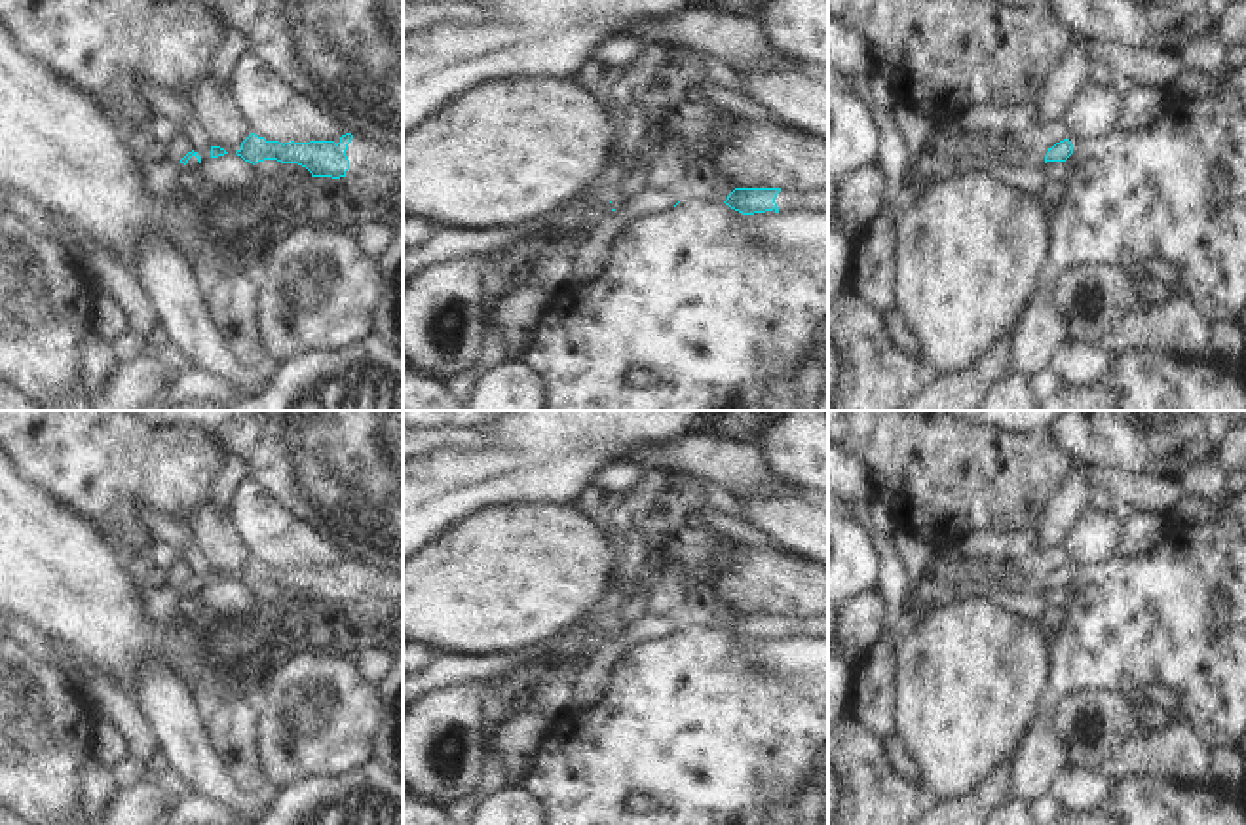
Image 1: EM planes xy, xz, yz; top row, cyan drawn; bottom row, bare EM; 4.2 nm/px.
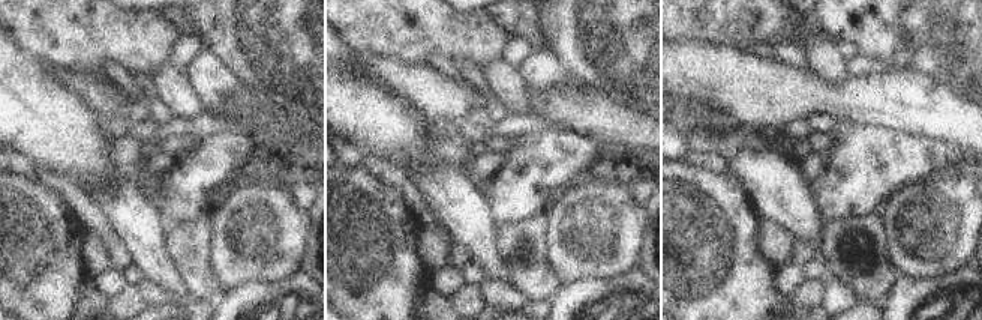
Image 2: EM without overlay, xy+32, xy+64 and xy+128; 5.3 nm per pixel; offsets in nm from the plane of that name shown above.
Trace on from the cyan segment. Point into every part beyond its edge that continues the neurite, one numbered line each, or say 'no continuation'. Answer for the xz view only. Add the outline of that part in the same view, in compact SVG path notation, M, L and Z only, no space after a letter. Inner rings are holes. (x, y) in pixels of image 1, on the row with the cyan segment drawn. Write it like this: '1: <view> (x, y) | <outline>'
1: xz (817, 198) | M783 188L775 203L779 211L828 211L828 188L811 188L807 192Z

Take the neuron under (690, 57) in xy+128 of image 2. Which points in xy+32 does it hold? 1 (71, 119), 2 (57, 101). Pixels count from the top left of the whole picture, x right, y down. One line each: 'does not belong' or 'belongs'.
1: does not belong
2: does not belong

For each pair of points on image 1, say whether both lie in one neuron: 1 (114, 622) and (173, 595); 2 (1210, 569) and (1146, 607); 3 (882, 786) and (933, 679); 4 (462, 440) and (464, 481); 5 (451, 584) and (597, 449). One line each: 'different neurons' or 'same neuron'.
1: different neurons
2: same neuron
3: different neurons
4: different neurons
5: different neurons

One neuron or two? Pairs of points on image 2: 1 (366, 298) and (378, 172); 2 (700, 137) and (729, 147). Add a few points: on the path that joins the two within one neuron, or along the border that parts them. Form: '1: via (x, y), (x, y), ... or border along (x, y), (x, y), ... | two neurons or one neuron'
1: border along (363, 170), (393, 187), (405, 202) | two neurons
2: via (708, 141), (721, 143) | one neuron

